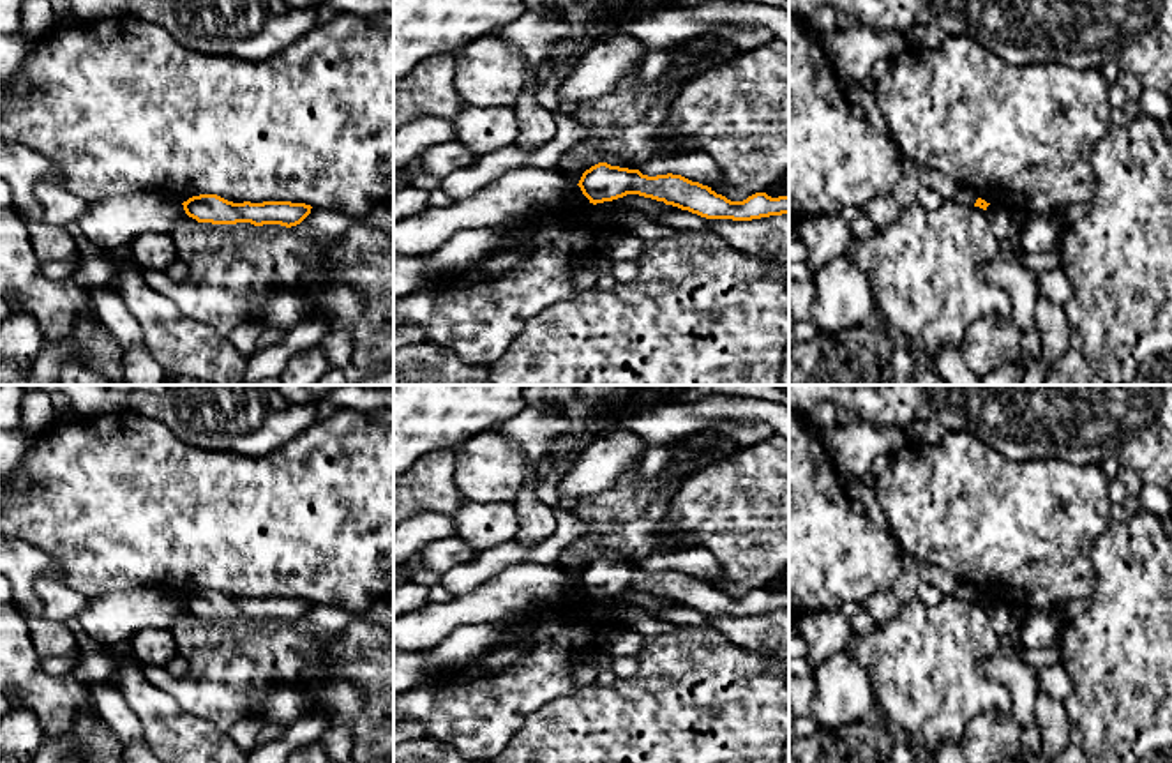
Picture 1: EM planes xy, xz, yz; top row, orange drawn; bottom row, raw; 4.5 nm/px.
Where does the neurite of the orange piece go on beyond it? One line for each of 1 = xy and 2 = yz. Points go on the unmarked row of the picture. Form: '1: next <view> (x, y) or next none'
1: next none
2: next none

